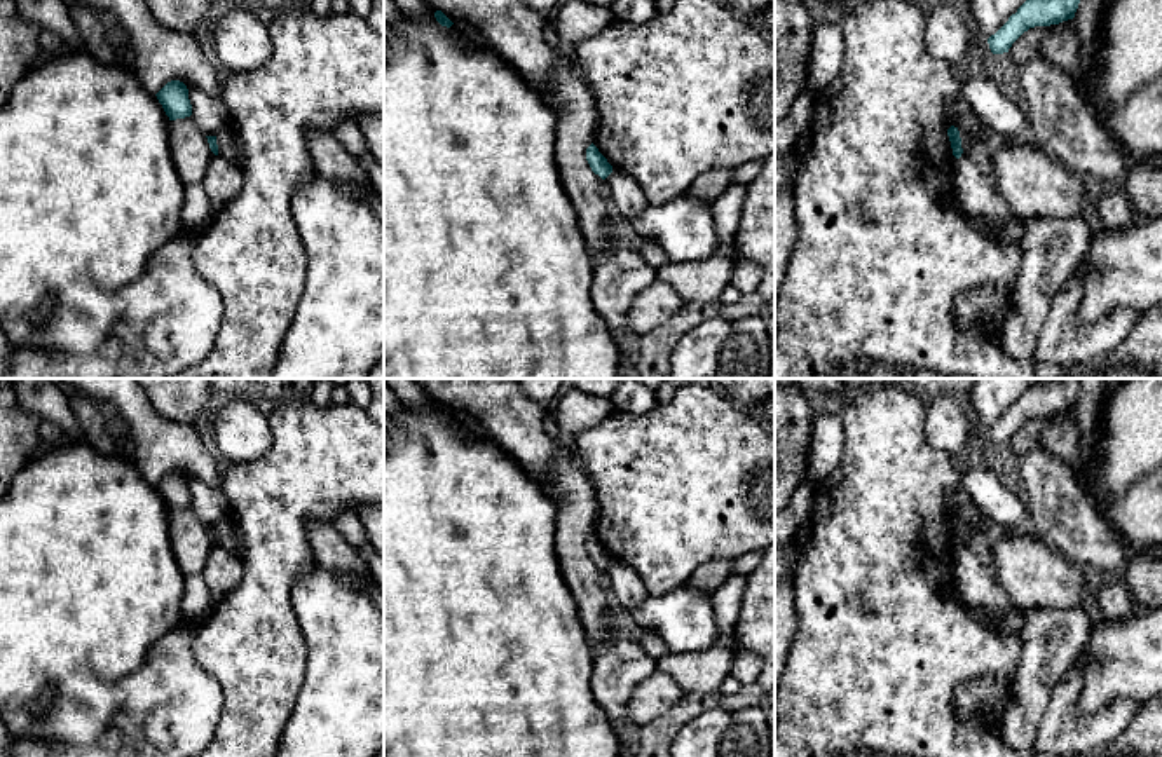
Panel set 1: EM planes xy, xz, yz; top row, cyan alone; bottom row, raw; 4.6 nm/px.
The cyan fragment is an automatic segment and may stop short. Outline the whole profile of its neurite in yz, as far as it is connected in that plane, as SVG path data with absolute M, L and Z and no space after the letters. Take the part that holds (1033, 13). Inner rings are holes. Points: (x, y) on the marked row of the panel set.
M1026 0L1008 21L988 38L993 54L1008 52L1029 28L1050 26L1073 19L1080 0Z

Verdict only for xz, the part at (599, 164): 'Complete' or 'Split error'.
Complete

